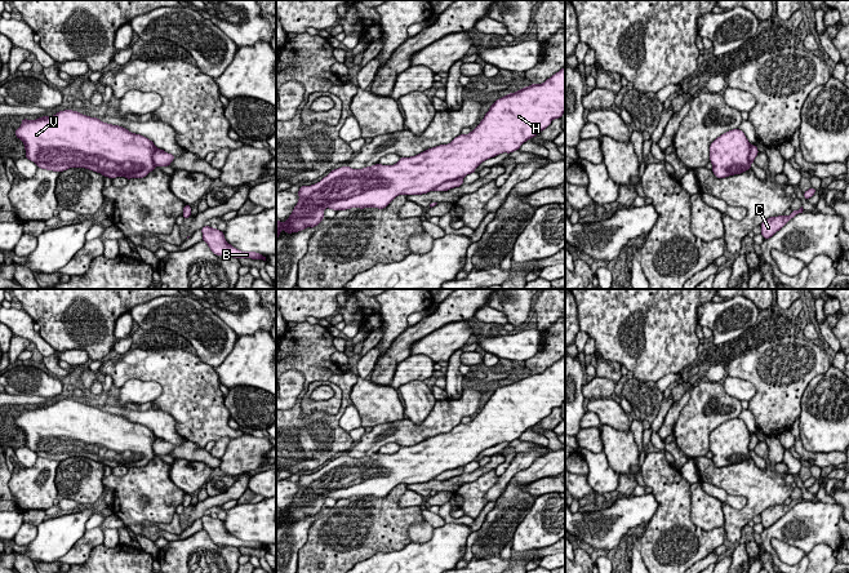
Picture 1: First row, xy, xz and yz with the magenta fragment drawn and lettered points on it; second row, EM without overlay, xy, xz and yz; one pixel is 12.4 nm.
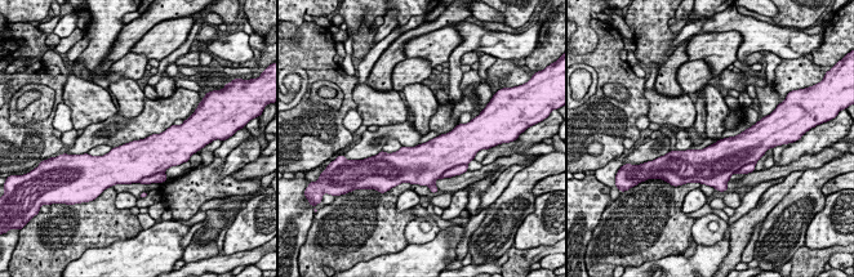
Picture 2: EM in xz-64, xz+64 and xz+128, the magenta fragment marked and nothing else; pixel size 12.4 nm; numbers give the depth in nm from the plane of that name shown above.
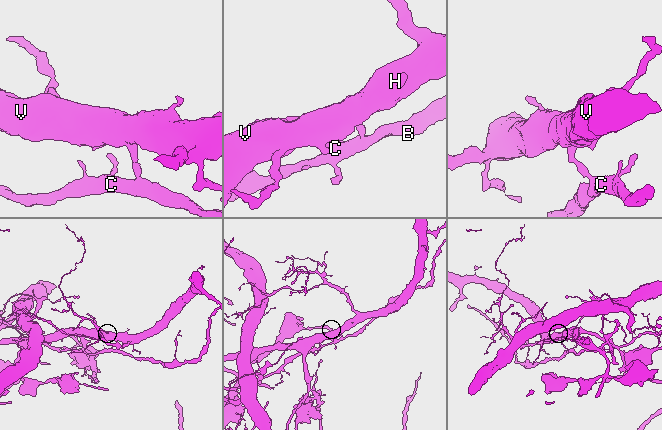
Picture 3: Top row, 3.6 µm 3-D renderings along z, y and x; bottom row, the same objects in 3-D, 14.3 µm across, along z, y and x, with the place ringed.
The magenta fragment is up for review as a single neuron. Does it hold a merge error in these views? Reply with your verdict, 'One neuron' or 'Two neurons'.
Two neurons

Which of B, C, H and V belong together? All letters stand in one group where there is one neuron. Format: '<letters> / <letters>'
B C / H V

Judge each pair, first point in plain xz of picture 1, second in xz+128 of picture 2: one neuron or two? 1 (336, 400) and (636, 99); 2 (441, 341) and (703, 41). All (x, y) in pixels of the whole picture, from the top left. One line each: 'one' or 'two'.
1: two
2: one

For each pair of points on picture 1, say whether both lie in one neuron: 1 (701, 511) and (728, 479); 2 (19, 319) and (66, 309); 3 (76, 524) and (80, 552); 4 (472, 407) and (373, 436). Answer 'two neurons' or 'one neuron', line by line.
1: two neurons
2: two neurons
3: two neurons
4: one neuron

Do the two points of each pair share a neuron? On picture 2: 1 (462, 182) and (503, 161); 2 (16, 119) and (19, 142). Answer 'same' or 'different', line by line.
1: same
2: different

